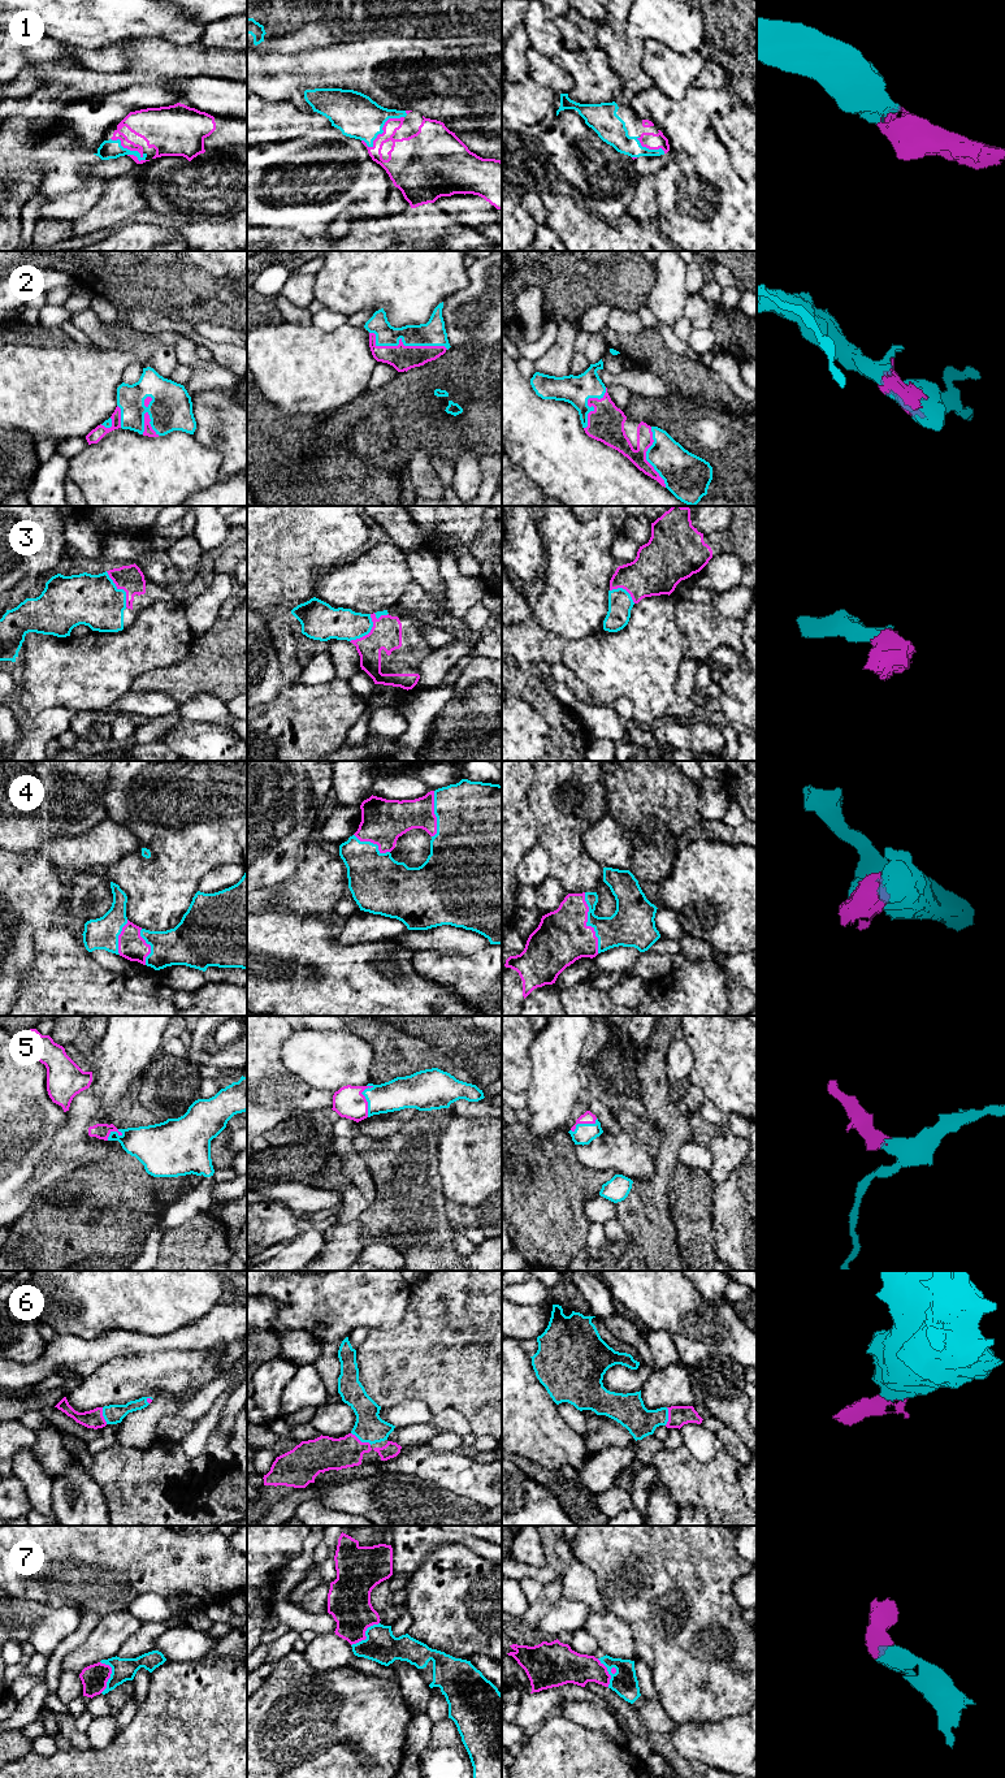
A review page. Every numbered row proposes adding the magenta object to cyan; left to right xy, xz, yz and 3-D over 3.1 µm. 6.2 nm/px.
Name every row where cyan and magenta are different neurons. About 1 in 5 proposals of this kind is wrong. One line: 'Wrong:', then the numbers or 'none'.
Wrong: none

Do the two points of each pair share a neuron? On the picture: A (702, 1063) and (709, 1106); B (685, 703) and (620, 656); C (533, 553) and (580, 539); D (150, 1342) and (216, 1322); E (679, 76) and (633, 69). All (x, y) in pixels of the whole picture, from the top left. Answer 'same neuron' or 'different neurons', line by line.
A: different neurons
B: same neuron
C: different neurons
D: same neuron
E: different neurons

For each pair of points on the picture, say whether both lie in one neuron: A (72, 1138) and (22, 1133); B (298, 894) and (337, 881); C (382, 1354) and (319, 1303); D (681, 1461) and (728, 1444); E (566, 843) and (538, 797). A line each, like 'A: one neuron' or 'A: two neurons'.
A: two neurons
B: one neuron
C: two neurons
D: two neurons
E: one neuron

